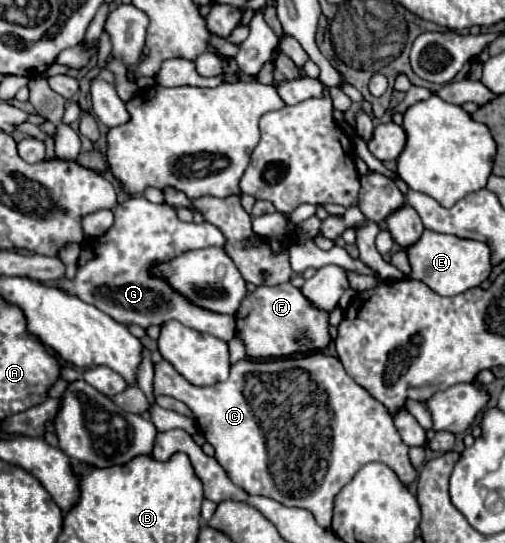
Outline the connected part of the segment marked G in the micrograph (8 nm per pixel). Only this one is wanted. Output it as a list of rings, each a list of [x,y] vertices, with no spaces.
[[[135,195],[115,207],[113,225],[107,229],[107,233],[93,239],[93,259],[77,269],[75,279],[61,277],[55,281],[55,287],[79,297],[89,305],[95,305],[121,325],[139,325],[147,329],[151,325],[163,325],[175,319],[195,331],[209,333],[221,341],[231,341],[235,337],[233,315],[213,313],[191,303],[163,277],[151,273],[157,263],[169,261],[189,249],[211,246],[225,246],[223,233],[215,225],[207,221],[201,225],[179,221],[175,209],[167,203],[151,203],[143,195]]]

